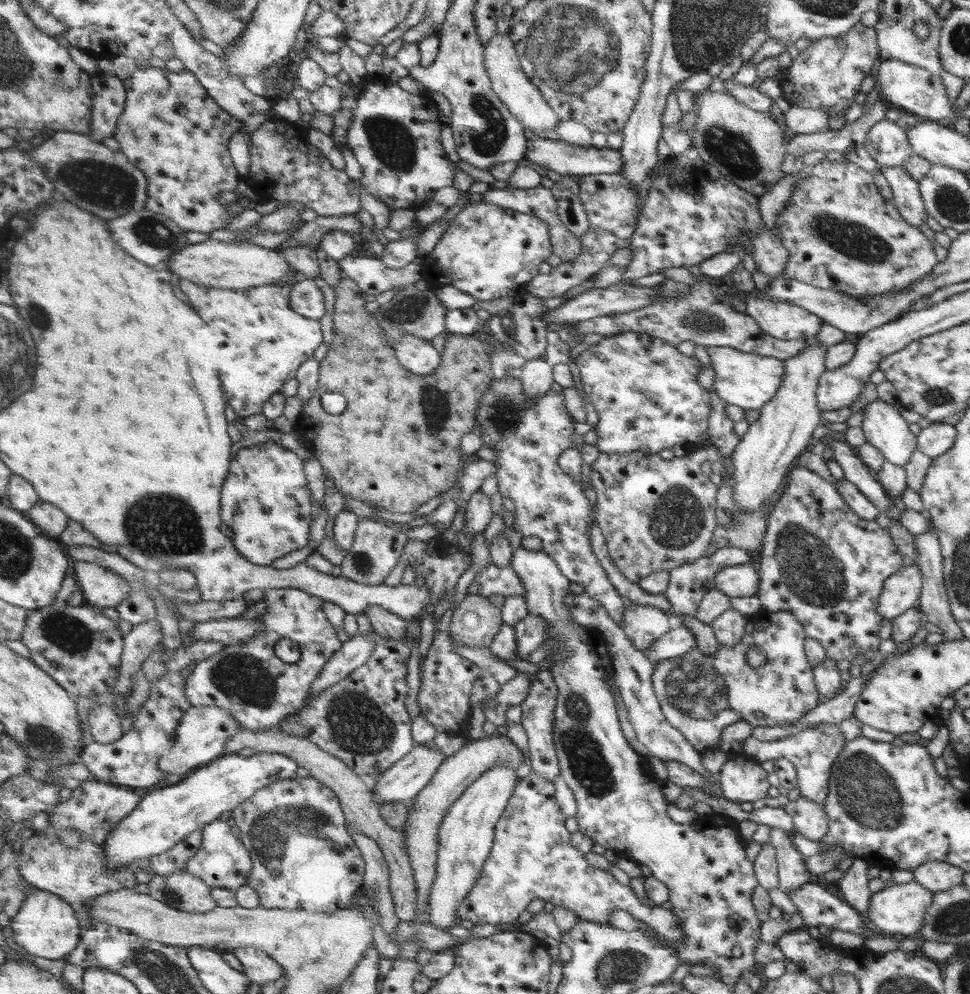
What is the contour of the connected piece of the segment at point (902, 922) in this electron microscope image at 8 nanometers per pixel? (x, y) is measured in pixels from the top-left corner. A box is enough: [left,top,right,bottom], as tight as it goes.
[863,882,933,938]

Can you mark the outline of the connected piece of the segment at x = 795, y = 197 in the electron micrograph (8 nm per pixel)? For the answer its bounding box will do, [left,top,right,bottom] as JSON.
[777,158,937,298]

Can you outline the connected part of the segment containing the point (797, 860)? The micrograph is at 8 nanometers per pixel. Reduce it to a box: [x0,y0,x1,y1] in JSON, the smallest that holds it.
[769,830,827,894]

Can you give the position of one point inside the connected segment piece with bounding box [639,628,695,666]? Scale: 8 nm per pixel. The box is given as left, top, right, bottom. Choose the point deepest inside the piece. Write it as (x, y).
(673, 644)

